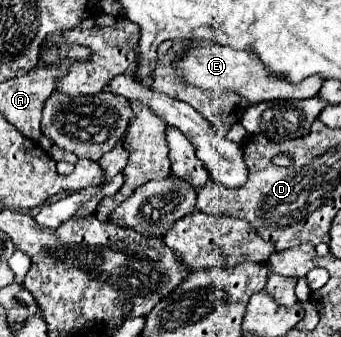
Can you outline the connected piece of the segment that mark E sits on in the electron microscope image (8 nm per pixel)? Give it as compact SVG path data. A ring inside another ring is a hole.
M206 44L206 46L192 46L184 58L176 60L176 70L190 82L198 84L200 88L222 88L222 90L234 90L242 98L246 98L248 104L256 102L268 102L268 100L292 100L292 98L316 98L324 78L322 76L310 76L302 80L300 84L288 82L284 76L276 76L264 64L260 58L250 50L234 50L220 44Z

